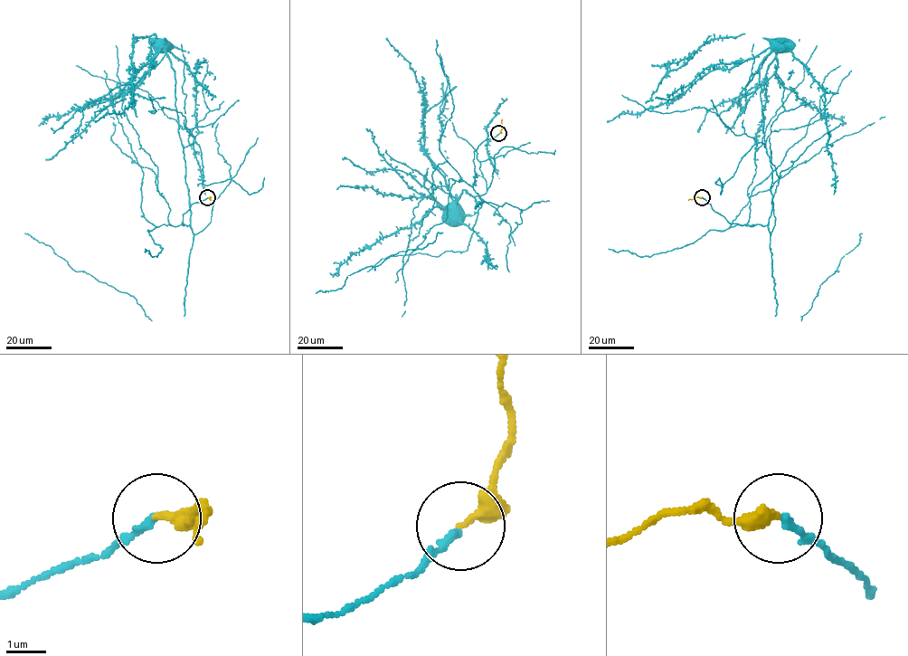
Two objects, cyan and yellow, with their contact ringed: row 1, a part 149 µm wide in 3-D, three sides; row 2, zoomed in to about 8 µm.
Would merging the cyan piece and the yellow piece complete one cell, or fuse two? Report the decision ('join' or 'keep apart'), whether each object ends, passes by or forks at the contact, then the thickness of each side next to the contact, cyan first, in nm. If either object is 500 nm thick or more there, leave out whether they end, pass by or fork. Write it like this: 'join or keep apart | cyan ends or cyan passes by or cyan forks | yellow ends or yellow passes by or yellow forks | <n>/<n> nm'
join | cyan ends | yellow passes by | 200/220 nm

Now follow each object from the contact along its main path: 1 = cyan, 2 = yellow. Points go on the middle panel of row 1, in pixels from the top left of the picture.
1: (498, 134), (482, 142), (474, 152), (473, 188), (481, 202), (477, 204), (474, 196), (463, 190), (450, 206)
2: (498, 134), (502, 119)

